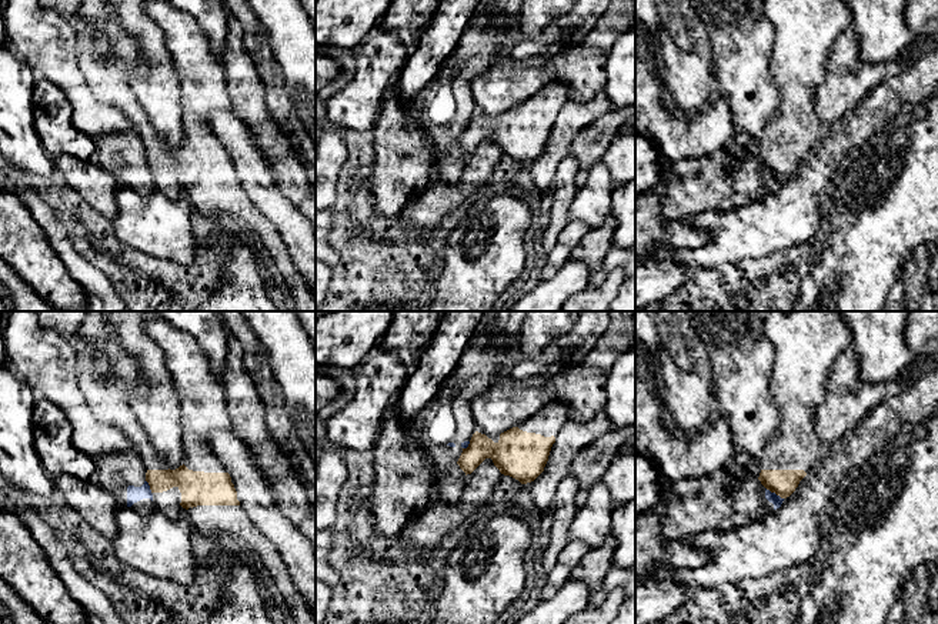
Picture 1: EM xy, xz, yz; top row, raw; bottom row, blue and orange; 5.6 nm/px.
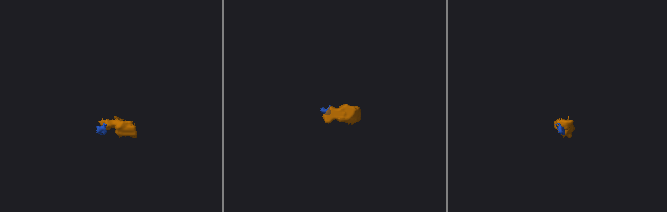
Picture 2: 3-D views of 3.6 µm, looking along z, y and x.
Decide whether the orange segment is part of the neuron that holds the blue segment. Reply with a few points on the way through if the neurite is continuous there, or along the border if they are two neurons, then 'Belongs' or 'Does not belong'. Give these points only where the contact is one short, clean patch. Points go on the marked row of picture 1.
Boundary: yz (765, 487), (783, 499). Does not belong

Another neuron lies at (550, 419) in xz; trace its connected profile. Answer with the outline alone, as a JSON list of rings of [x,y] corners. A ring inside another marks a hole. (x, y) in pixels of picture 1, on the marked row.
[[[548,403],[530,420],[501,433],[497,443],[475,431],[457,464],[467,475],[491,458],[501,474],[531,483],[544,471],[555,437],[568,420],[564,404]]]

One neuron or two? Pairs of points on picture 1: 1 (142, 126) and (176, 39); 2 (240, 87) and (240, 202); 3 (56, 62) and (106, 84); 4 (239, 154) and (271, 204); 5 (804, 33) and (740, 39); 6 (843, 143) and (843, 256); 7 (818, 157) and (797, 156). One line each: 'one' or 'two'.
1: one
2: two
3: two
4: one
5: two
6: two
7: two

